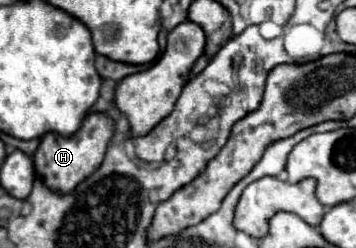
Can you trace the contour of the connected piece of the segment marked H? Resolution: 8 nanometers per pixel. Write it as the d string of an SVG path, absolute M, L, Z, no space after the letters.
M88 113L86 119L82 121L82 127L70 135L70 137L62 137L62 135L54 135L54 133L46 133L42 137L40 147L34 153L34 165L36 171L40 173L40 177L44 179L44 183L58 193L72 193L76 189L78 183L82 183L88 175L92 175L106 153L108 141L114 135L114 119L106 113Z

